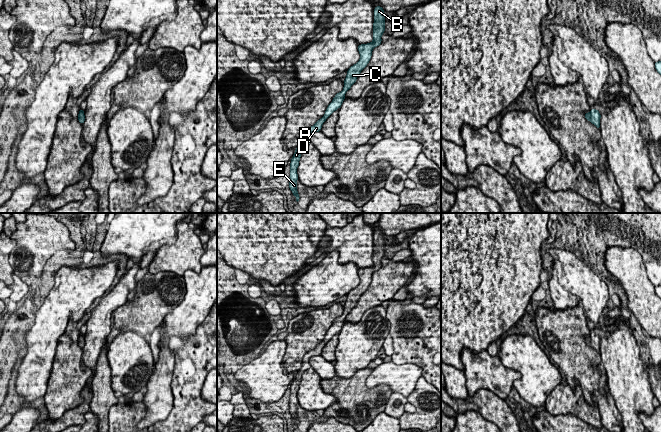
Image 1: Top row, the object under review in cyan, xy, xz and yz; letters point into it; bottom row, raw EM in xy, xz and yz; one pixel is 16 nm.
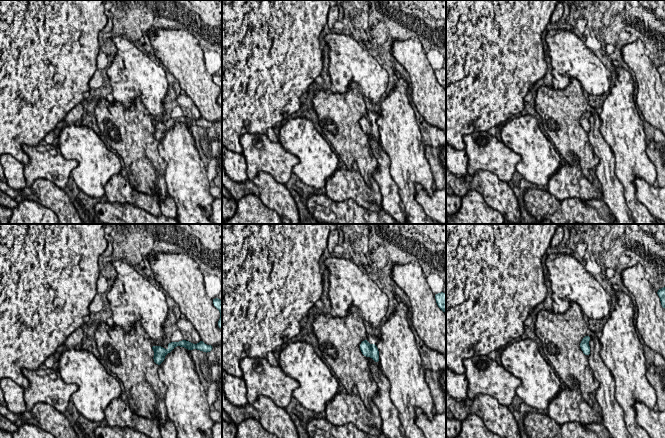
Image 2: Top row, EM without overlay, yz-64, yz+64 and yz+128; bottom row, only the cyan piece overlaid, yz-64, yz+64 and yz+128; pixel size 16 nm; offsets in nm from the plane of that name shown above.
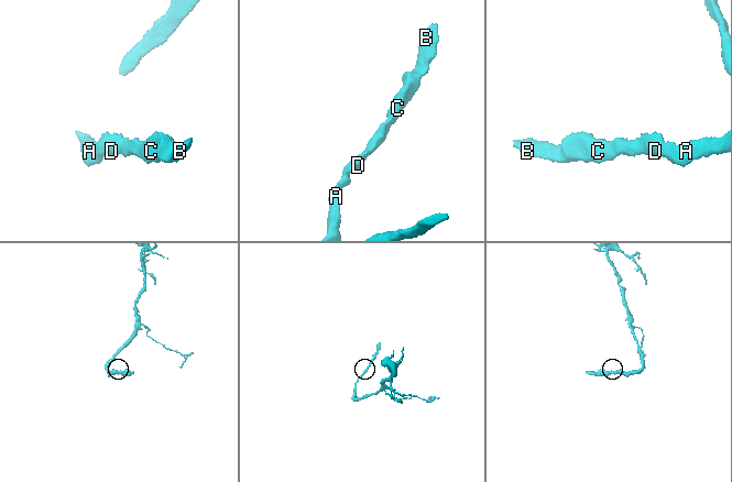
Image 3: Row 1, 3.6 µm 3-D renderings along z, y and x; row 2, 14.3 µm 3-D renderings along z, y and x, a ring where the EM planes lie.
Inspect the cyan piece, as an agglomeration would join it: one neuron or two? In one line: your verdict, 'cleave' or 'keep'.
keep

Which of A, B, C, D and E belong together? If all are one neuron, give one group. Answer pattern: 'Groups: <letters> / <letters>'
Groups: A B C D E

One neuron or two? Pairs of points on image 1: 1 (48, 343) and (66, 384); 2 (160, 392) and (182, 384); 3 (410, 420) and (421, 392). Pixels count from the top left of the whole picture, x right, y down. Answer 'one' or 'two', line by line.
1: two
2: two
3: one

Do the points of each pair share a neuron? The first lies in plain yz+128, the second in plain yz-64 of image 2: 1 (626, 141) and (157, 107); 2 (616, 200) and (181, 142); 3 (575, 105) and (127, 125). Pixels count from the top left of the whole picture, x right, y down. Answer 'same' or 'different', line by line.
1: different
2: same
3: same

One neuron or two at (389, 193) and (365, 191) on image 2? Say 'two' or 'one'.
two

